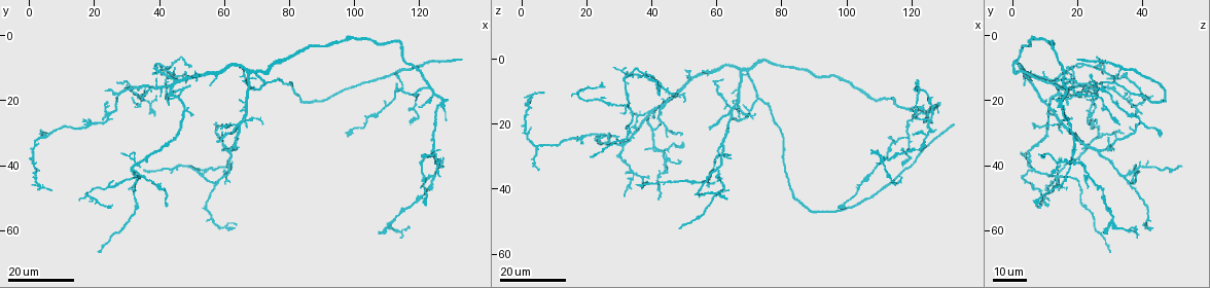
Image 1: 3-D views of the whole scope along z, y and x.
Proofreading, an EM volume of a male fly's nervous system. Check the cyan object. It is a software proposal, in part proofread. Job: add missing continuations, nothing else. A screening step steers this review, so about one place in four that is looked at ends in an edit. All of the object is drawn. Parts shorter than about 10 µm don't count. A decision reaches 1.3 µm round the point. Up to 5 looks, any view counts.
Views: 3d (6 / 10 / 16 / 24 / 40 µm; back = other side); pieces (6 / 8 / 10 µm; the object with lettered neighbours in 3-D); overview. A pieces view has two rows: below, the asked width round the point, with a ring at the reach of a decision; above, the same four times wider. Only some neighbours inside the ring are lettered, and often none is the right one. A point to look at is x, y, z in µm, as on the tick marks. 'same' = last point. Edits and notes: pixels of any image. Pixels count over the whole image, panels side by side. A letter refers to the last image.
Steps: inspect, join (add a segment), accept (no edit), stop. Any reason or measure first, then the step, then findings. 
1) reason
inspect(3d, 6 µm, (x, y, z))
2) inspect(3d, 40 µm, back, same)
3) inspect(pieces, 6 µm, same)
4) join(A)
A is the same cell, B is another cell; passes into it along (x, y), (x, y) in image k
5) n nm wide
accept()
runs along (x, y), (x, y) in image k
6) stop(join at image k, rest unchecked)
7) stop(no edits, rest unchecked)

inspect(3d, 16 µm, (35.5, 42.0, 38.5))

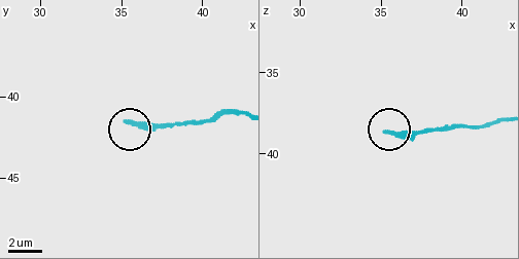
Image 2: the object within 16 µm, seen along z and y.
inspect(3d, 10 µm, (35.3, 41.7, 38.6))

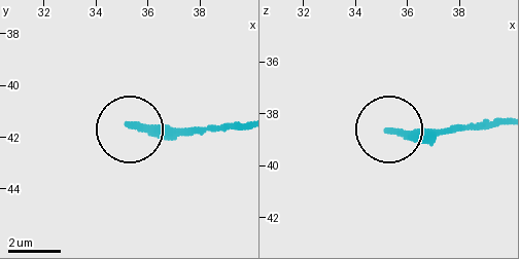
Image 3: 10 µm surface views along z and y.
inspect(pieces, 10 µm, (35.3, 41.6, 38.7))

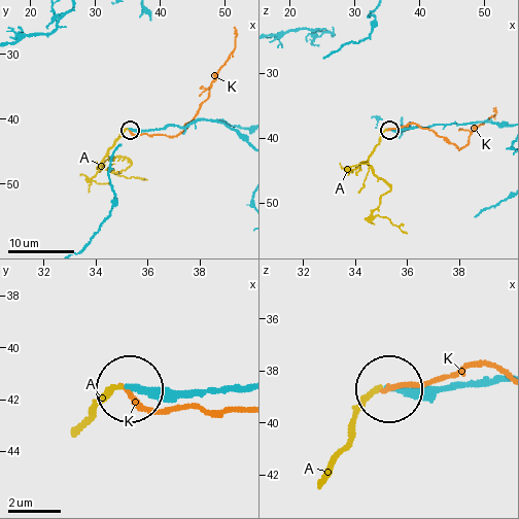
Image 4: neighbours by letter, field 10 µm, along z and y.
240 nm wide
join(A)
A is the same cell, K is another cell; passes into it along (454, 381), (381, 390), (354, 421), (347, 447), (325, 481) in image 4; it goes on there

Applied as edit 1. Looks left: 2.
branch stops here
inspect(3d, 16 µm, (57.0, 27.5, 39.5))

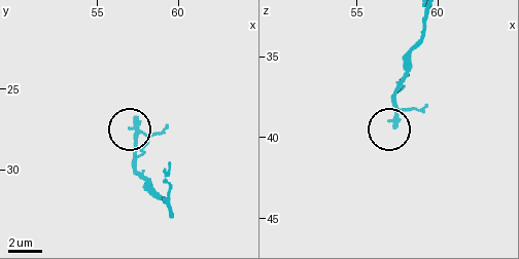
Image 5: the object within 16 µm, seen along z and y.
see the neighbours
inspect(pieces, 6 µm, (57.3, 26.8, 39.3))

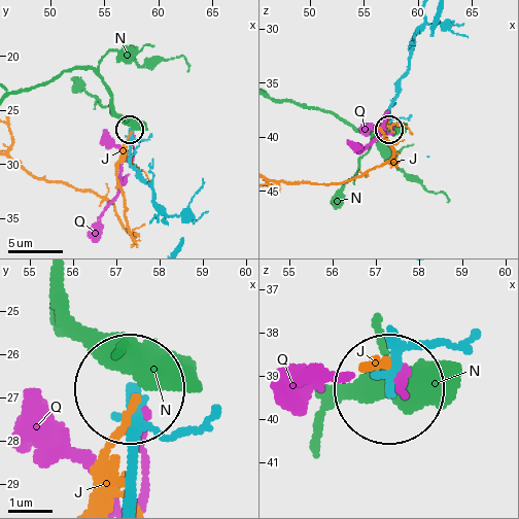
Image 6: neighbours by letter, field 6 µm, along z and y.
210 nm wide
accept()
J, N and Q are other cells; runs along (131, 453), (131, 390) in image 6; none of them fits

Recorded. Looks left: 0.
stop(join at image 4, rest unchecked)

